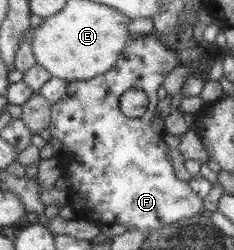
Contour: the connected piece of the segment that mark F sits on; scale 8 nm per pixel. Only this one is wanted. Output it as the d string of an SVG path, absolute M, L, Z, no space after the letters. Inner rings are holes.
M146 35L133 36L122 48L113 67L88 80L70 81L65 94L51 104L50 121L47 129L51 137L60 141L62 147L57 155L62 176L70 180L68 186L69 205L76 213L100 223L118 223L126 230L156 231L165 225L177 222L204 211L202 198L190 189L188 182L174 175L172 161L168 156L168 145L163 135L156 134L151 126L152 117L156 117L156 91L165 81L164 77L180 62L176 53L163 45L158 39ZM128 89L138 89L146 94L148 107L140 117L126 117L119 110L119 97Z

